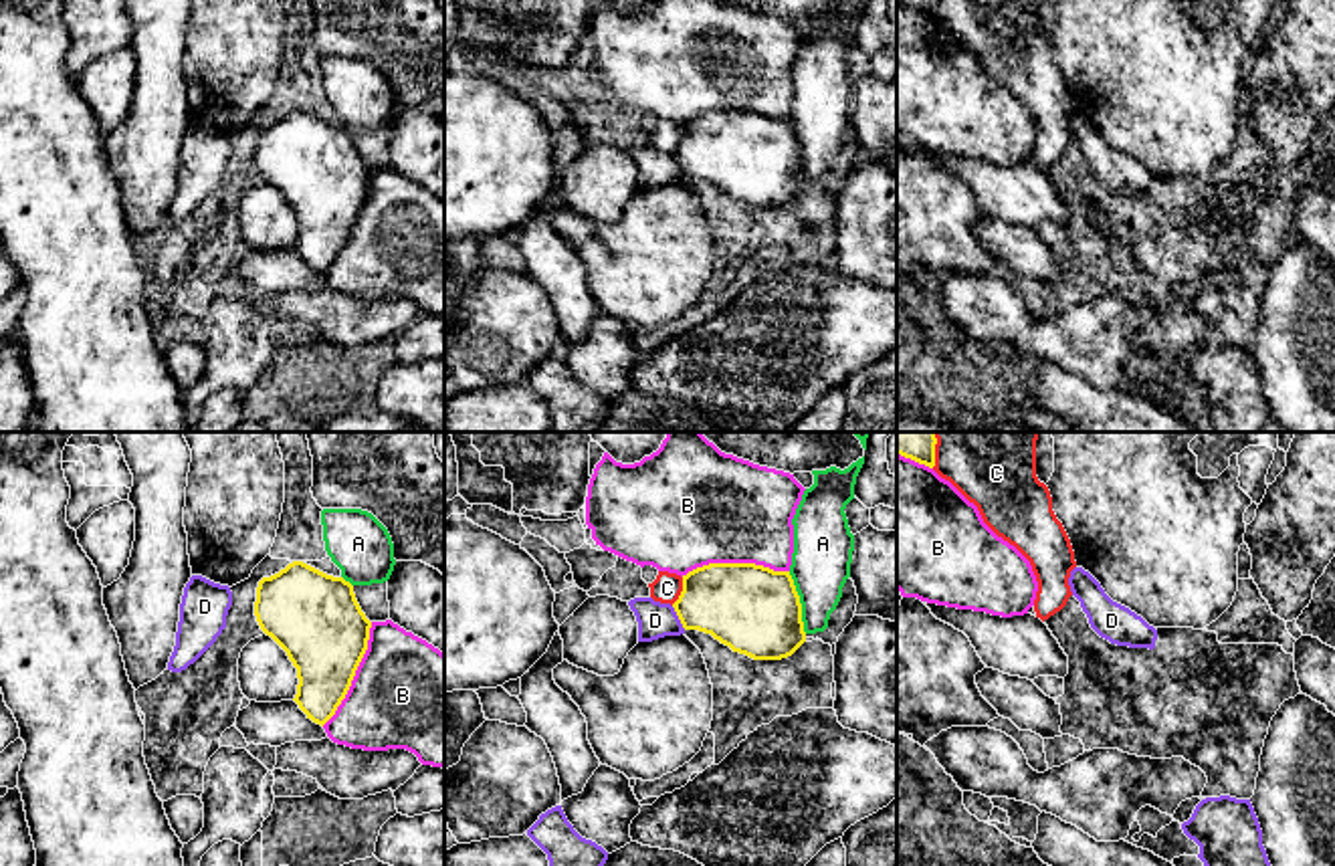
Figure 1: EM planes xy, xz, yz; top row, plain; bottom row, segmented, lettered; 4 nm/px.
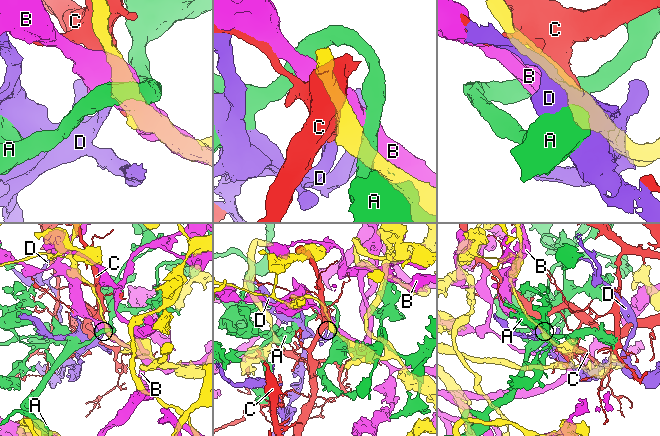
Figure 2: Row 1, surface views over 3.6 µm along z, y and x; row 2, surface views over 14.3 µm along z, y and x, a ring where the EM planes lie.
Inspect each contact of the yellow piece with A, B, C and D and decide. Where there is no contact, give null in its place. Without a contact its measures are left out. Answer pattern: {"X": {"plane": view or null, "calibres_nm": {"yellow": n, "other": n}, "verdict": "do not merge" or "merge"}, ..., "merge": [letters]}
{"A": {"plane": "xz", "calibres_nm": {"yellow": 360, "other": 240}, "verdict": "do not merge"}, "B": {"plane": "xz", "calibres_nm": {"yellow": 360, "other": 440}, "verdict": "do not merge"}, "C": {"plane": "xz", "calibres_nm": {"yellow": 340, "other": 120}, "verdict": "do not merge"}, "D": {"plane": "xz", "calibres_nm": {"yellow": 340, "other": 140}, "verdict": "do not merge"}, "merge": []}

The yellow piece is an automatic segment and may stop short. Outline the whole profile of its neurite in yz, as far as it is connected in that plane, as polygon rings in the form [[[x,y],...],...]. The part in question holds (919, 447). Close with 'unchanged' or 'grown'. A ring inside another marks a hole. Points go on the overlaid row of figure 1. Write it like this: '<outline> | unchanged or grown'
[[[897,432],[897,454],[929,468],[935,466],[935,432]]] | unchanged

